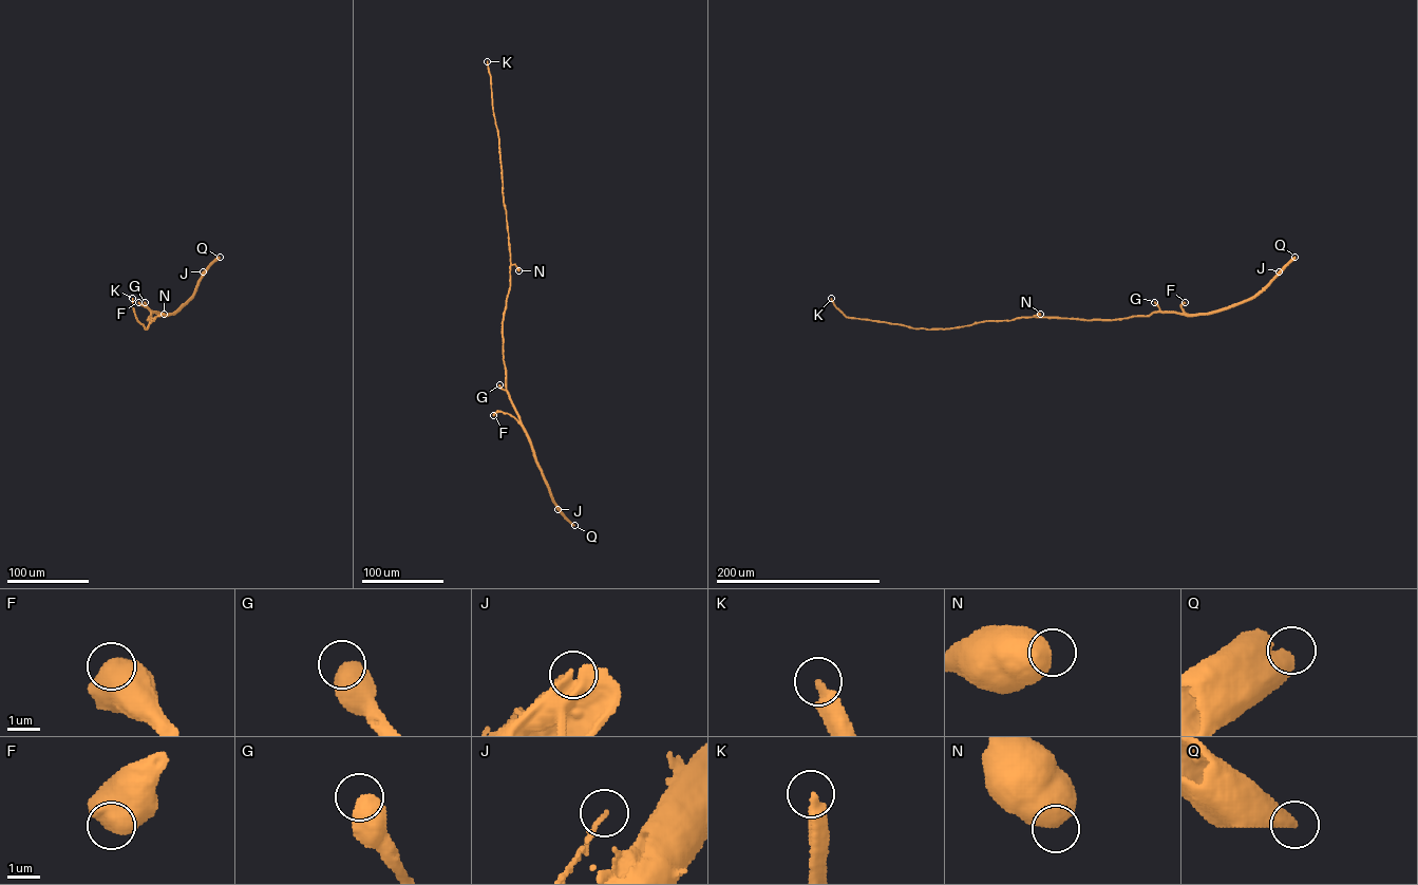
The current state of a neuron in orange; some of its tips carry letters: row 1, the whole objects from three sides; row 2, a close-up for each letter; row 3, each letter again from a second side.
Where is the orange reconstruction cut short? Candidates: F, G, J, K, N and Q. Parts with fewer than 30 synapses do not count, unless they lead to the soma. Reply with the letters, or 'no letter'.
K

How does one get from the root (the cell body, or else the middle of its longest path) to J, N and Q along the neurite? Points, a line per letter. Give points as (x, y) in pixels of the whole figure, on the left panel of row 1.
J: (190, 298), (203, 271)
N: (190, 298), (175, 314), (151, 312), (148, 320), (164, 314)
Q: (190, 298), (205, 272), (220, 257)

